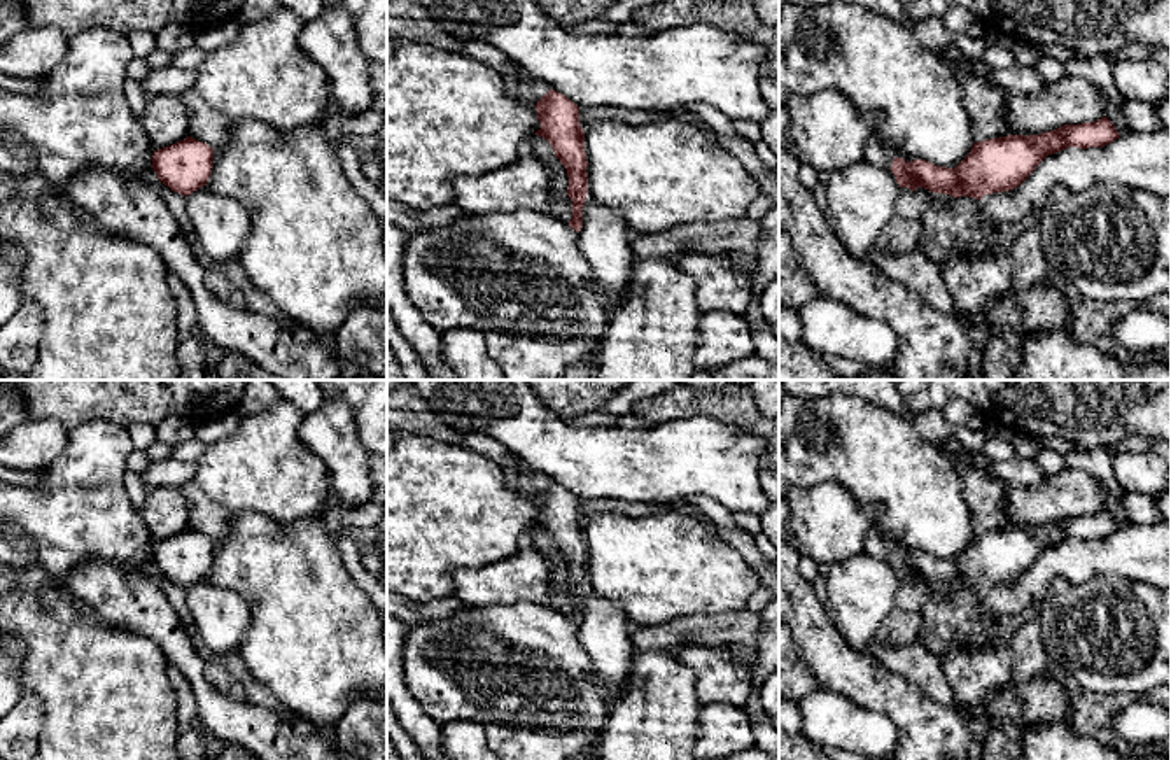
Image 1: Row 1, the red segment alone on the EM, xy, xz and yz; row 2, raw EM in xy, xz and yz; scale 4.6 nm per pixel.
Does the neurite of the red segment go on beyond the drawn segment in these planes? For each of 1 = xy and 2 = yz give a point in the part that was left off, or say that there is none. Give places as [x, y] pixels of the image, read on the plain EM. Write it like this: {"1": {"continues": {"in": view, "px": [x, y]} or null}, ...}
{"1": {"continues": null}, "2": {"continues": null}}

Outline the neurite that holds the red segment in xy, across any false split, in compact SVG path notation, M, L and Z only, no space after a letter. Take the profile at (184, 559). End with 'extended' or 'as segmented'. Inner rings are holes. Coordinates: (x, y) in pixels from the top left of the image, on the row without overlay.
M193 529L154 543L152 560L158 571L184 588L207 578L214 560L214 541Z | as segmented

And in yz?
M1104 508L1099 513L1064 517L1054 524L1045 524L1040 527L1008 527L975 534L970 546L956 560L936 559L926 552L915 552L908 555L903 550L894 550L891 564L894 566L900 580L908 580L912 583L924 580L931 585L942 585L954 590L970 588L982 592L985 587L1019 580L1048 546L1061 545L1068 539L1104 539L1117 531L1120 531L1120 525Z | as segmented

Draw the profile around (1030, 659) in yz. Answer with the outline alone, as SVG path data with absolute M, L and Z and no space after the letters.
M1024 620L1010 641L1013 655L1013 678L1034 678L1047 671L1047 653L1040 636L1038 620Z

